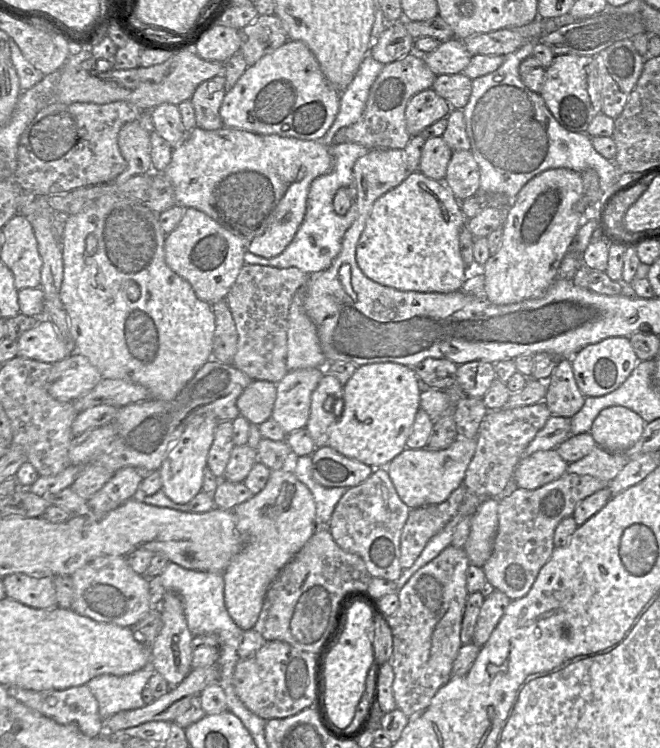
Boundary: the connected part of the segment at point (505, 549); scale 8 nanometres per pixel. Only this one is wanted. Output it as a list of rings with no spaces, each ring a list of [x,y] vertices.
[[[566,473],[537,489],[516,488],[509,495],[496,497],[499,498],[498,529],[492,554],[483,566],[486,580],[511,600],[526,595],[553,553],[557,525],[573,514],[581,500],[607,486],[609,482],[599,478]]]

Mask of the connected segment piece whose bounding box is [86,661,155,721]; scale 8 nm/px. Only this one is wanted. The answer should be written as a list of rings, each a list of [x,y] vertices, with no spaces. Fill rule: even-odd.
[[[150,661],[144,668],[124,676],[99,675],[86,685],[97,699],[99,715],[105,721],[110,716],[126,710],[144,707],[142,691],[155,674]]]

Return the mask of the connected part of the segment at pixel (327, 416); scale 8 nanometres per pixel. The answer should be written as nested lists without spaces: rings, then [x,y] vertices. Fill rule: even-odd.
[[[325,372],[311,395],[310,416],[306,428],[316,448],[328,445],[330,427],[344,411],[343,385]]]

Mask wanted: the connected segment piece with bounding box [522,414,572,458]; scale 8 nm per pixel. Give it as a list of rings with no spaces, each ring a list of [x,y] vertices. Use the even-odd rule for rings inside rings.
[[[551,415],[544,427],[522,453],[522,458],[540,450],[556,449],[562,442],[572,437],[571,418]]]

